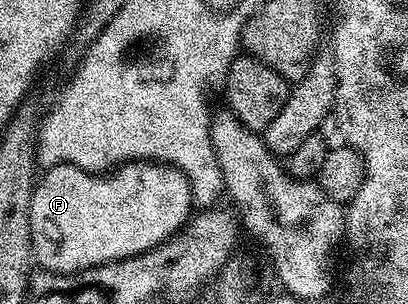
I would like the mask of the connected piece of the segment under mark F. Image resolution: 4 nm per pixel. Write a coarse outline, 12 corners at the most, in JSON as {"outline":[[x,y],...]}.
{"outline":[[132,160],[37,177],[39,269],[158,247],[192,215],[179,168]]}

